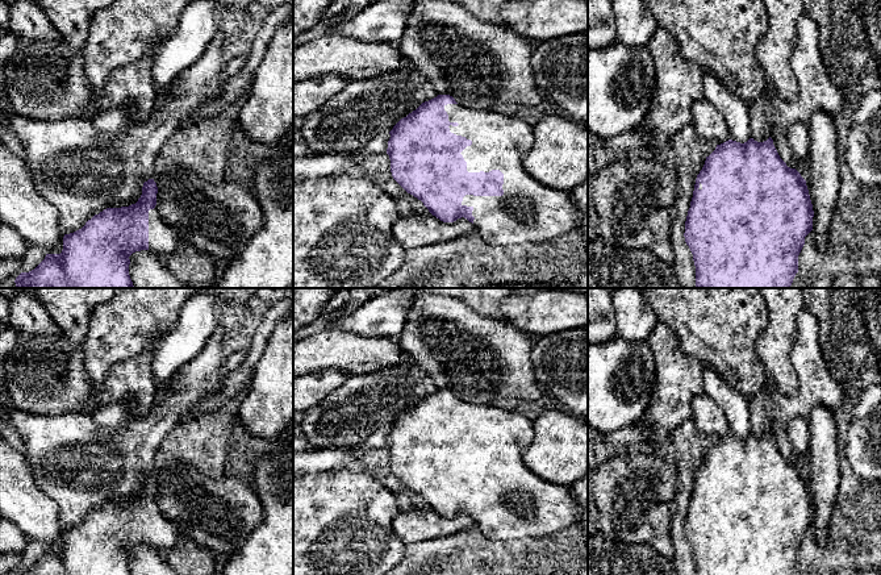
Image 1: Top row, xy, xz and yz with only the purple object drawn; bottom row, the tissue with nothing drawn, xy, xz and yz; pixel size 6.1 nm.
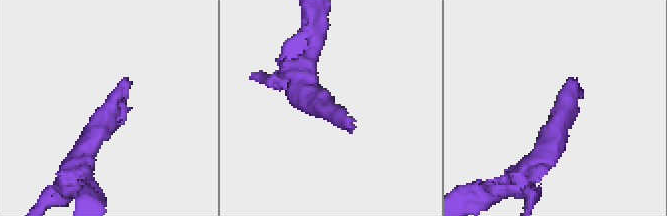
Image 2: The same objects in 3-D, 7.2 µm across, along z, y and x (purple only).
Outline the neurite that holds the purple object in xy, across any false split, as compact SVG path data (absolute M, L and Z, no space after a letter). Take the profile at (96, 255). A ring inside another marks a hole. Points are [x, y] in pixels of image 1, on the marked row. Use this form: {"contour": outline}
{"contour": "M149 179L135 204L107 208L82 229L64 234L62 253L46 254L34 270L21 272L14 280L16 288L134 288L129 275L129 257L133 253L150 250L162 262L181 243L189 243L185 234L168 225L155 209L156 193L156 183Z"}

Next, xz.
{"contour": "M438 95L401 118L389 134L387 154L393 179L440 221L454 222L464 217L483 239L496 246L550 241L580 230L581 212L573 205L569 192L551 188L525 170L523 154L534 145L534 126L517 116L473 111L458 104L450 95Z"}

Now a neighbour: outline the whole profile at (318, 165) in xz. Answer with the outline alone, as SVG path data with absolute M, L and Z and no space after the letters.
M316 153L293 157L293 176L323 178L333 174L356 174L358 168L348 153Z

